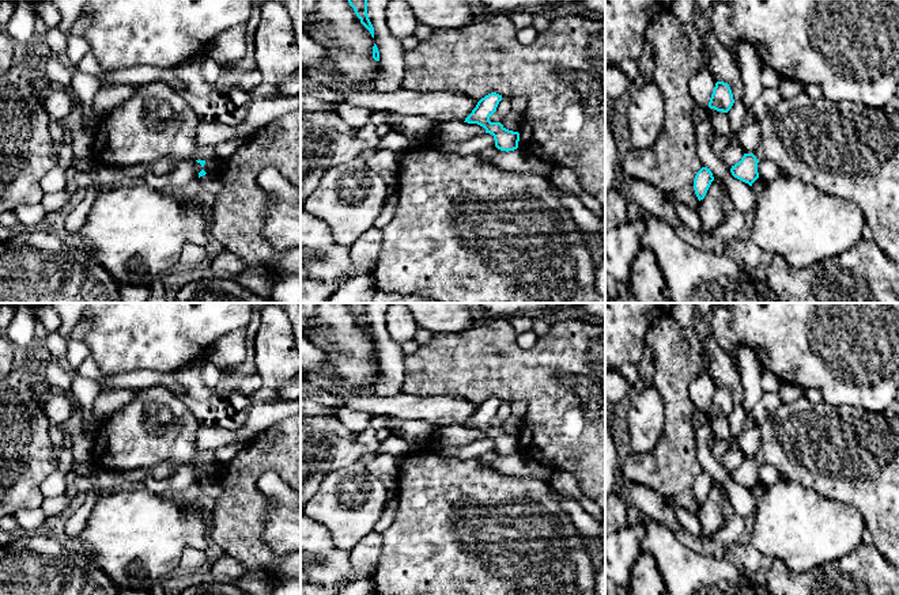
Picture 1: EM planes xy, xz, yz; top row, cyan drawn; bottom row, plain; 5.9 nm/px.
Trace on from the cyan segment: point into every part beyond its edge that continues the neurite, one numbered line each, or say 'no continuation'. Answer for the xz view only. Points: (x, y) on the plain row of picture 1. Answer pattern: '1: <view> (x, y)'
no continuation

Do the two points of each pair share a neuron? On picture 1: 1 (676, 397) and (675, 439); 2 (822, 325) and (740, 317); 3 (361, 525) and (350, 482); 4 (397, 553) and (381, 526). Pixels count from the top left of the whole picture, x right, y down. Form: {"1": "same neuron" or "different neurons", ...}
{"1": "same neuron", "2": "same neuron", "3": "same neuron", "4": "different neurons"}

